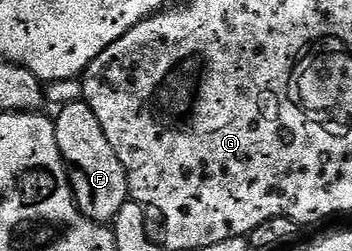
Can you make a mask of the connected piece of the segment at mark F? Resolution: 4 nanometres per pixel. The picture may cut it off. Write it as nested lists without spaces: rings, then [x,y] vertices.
[[[81,100],[68,103],[57,111],[54,127],[56,144],[68,167],[74,203],[86,218],[103,224],[113,223],[120,208],[124,208],[130,198],[130,189],[124,164],[120,164],[120,156],[112,152],[112,144],[108,144],[108,136],[104,136],[104,128],[100,128],[96,112],[92,112],[92,108],[88,108],[88,104]]]

